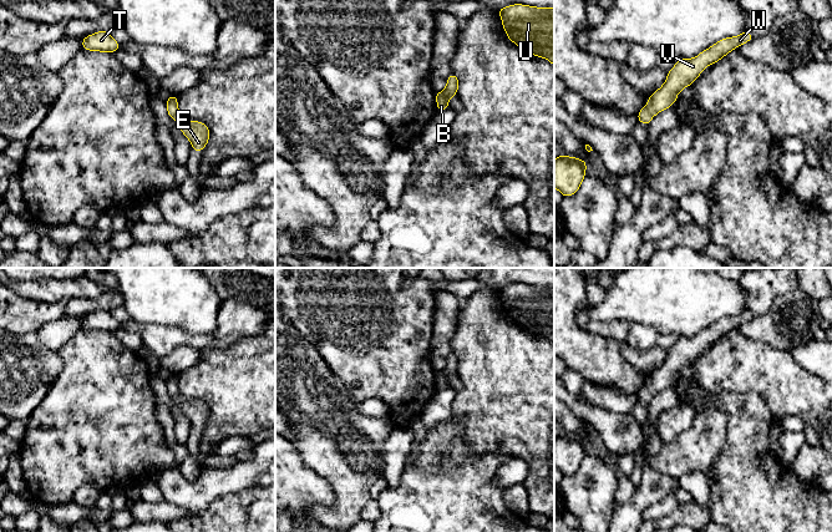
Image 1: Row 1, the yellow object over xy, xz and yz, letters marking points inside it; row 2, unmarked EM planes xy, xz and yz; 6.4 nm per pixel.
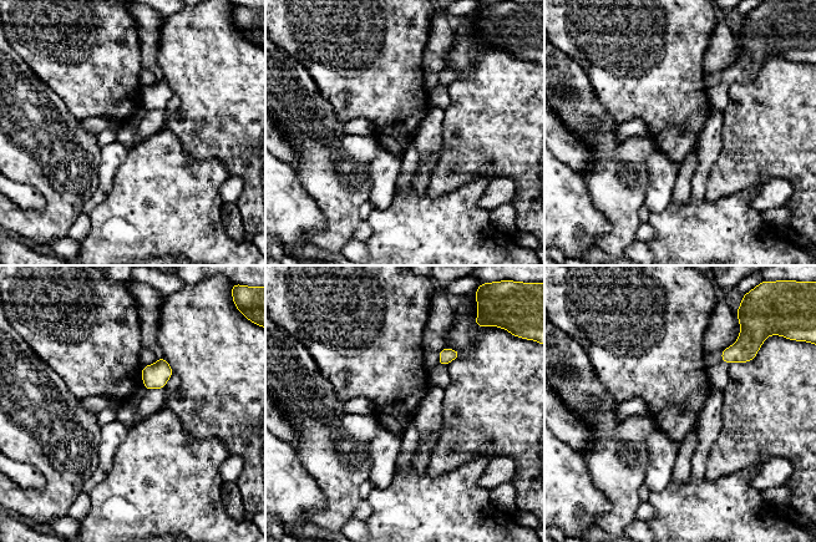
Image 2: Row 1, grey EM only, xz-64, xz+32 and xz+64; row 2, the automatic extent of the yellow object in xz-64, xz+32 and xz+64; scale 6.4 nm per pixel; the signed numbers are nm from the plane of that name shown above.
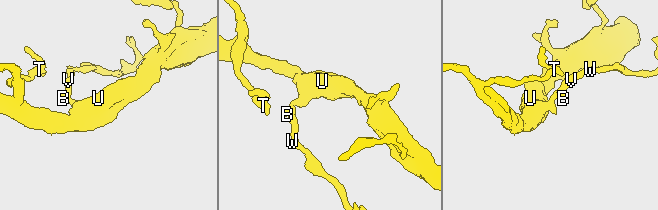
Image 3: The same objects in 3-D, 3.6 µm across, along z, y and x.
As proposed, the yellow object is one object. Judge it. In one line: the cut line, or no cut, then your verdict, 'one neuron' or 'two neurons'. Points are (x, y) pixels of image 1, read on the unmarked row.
no cut | one neuron

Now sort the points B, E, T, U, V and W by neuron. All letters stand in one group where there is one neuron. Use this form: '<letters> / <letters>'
B E T U V W

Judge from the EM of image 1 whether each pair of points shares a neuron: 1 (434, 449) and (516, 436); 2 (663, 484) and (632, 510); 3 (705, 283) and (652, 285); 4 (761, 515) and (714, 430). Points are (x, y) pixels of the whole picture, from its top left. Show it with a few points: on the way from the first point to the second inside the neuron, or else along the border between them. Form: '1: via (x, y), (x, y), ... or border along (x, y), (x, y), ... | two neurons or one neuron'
1: border along (453, 419), (473, 452), (496, 454) | two neurons
2: via (655, 487), (639, 502) | one neuron
3: via (691, 285), (665, 285) | one neuron
4: border along (729, 418), (725, 445), (708, 471) | two neurons

